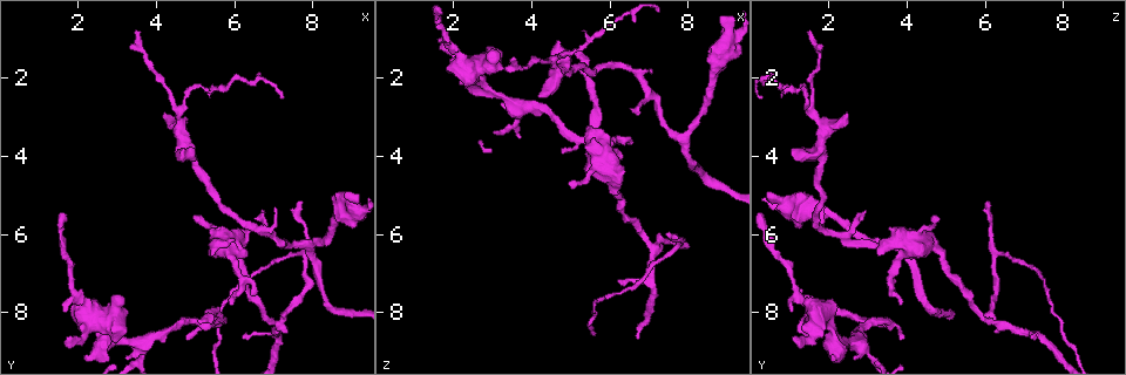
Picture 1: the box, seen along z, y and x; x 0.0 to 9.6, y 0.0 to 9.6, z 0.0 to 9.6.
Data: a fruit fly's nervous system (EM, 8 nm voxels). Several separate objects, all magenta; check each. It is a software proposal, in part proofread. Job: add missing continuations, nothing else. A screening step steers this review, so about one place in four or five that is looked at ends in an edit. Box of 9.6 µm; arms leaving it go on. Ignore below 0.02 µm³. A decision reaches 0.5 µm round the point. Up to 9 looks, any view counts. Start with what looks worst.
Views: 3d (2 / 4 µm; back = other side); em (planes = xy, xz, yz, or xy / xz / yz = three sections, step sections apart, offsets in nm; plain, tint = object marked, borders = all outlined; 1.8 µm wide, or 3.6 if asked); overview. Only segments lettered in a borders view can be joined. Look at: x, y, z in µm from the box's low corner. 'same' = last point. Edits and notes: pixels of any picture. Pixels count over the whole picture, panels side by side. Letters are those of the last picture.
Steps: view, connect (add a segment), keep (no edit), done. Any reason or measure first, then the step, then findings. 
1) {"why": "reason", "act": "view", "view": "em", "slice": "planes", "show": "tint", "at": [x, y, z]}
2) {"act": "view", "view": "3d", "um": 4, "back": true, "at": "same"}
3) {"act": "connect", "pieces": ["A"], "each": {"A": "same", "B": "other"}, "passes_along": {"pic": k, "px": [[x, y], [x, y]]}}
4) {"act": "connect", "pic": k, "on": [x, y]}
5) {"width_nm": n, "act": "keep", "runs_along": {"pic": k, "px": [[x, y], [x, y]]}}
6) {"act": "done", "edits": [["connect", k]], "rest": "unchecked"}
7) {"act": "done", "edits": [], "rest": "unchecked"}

{"why": "an open end", "act": "view", "view": "em", "slice": "planes", "show": "borders", "at": [5.00, 8.15, 1.30]}

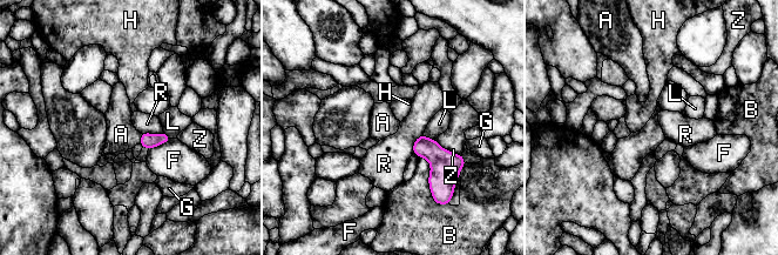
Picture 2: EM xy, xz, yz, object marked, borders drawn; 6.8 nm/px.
{"act": "connect", "pieces": ["A"], "each": {"A": "same", "B": "other", "F": "other", "G": "other", "H": "other", "L": "other", "R": "other", "Z": "other"}, "passes_along": {"pic": 2, "px": [[148, 141], [141, 139], [121, 134]]}, "found": "the cell continues"}

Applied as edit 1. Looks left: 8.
{"why": "tapers out", "act": "view", "view": "em", "slice": "xz", "step": 4, "show": "borders", "at": [3.45, 0.80, 1.60]}

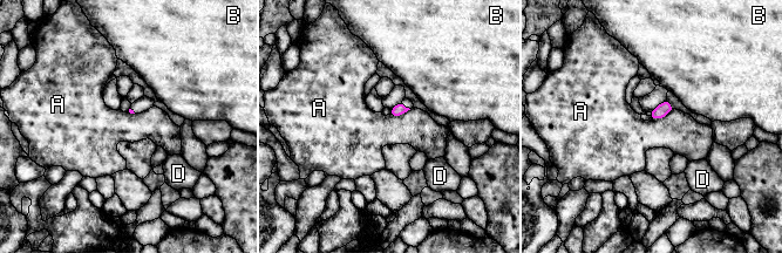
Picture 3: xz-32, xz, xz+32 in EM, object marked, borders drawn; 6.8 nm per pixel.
{"act": "view", "view": "em", "slice": "planes", "show": "borders", "at": "same"}

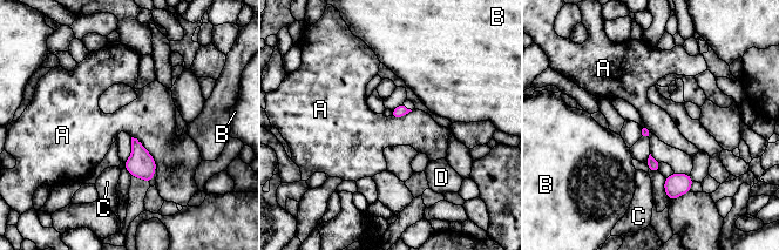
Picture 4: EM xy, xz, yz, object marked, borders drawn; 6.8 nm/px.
{"act": "keep", "each": {"A": "other", "B": "other", "C": "other", "D": "other"}, "border": {"pic": 4, "px": [[131, 136], [149, 153], [156, 168]]}, "found": "none of them fits"}

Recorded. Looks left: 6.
{"why": "four-way junction", "act": "view", "view": "3d", "um": 4, "at": [2.70, 8.25, 1.70]}

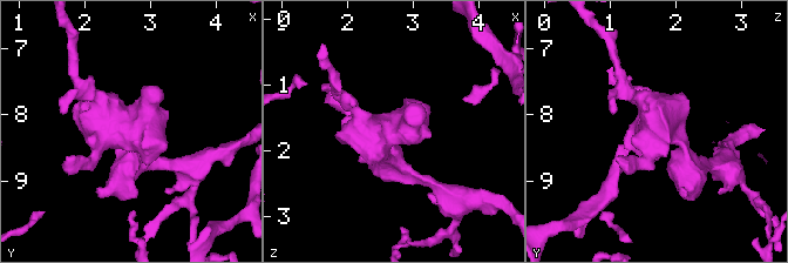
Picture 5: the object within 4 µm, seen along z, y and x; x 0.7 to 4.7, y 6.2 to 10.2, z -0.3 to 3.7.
{"act": "view", "view": "em", "slice": "xy", "step": 16, "show": "tint", "at": [2.70, 8.15, 1.65]}

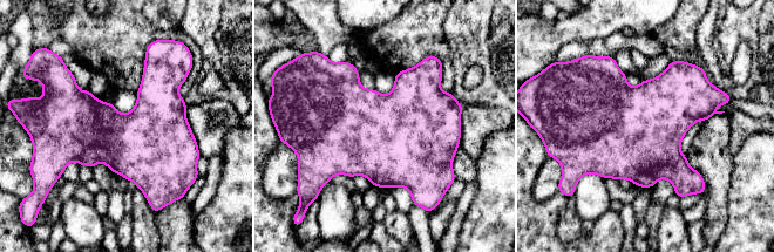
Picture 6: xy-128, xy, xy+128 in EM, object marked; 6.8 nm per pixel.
{"why": "cut it another way", "act": "view", "view": "em", "slice": "planes", "show": "borders", "at": "same"}

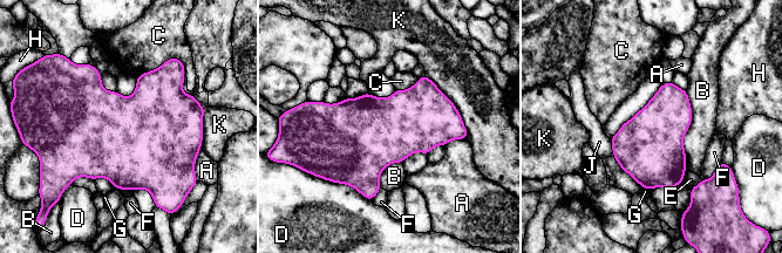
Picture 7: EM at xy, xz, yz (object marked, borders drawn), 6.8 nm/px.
{"width_nm": 460, "act": "keep", "each": {"A": "other", "B": "other", "C": "other", "D": "other", "E": "other", "F": "other", "G": "other", "H": "other", "J": "other", "K": "other"}, "border": {"pic": 7, "px": [[424, 75], [454, 104], [467, 137]]}, "found": "none of them fits"}

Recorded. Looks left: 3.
{"why": "branch stops here", "act": "view", "view": "3d", "um": 4, "at": [4.95, 5.50, 4.70]}

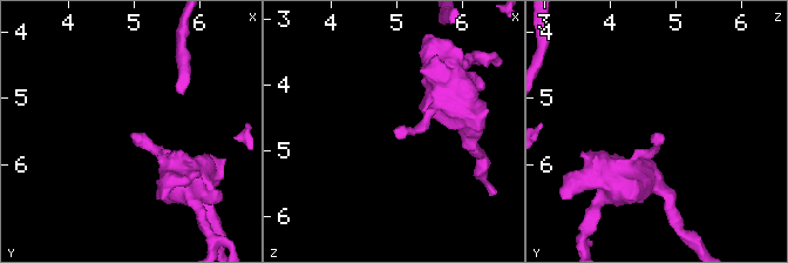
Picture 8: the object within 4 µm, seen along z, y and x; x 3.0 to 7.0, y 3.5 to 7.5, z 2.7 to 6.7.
{"act": "view", "view": "em", "slice": "planes", "show": "borders", "at": [4.95, 5.55, 4.70]}

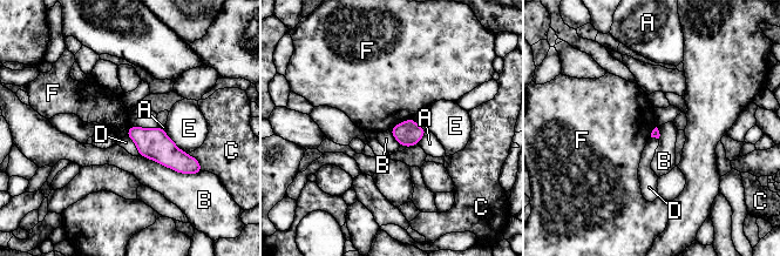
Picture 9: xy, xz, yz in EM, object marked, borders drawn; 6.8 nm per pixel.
{"longest_contact_nm": ["B", 440], "act": "keep", "each": {"A": "other", "B": "other", "C": "other", "D": "other", "E": "other", "F": "other"}, "border": {"pic": 9, "px": [[413, 118], [397, 123], [390, 130]]}, "found": "none of them fits"}

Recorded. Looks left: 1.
{"act": "done", "edits": [["connect", 2]], "rest": "unchecked"}

